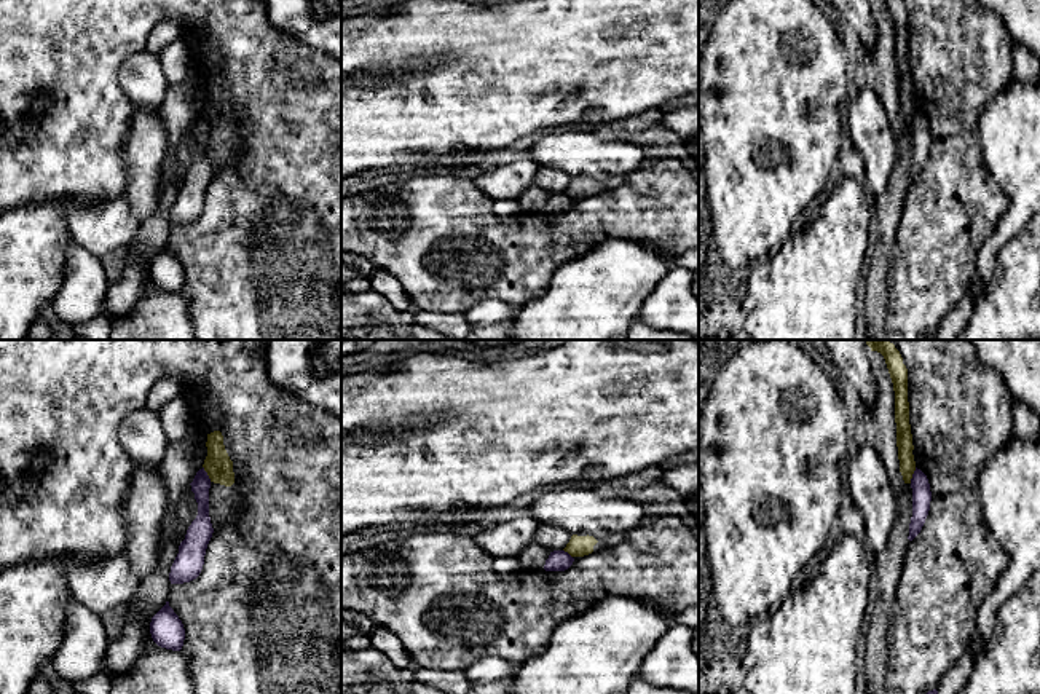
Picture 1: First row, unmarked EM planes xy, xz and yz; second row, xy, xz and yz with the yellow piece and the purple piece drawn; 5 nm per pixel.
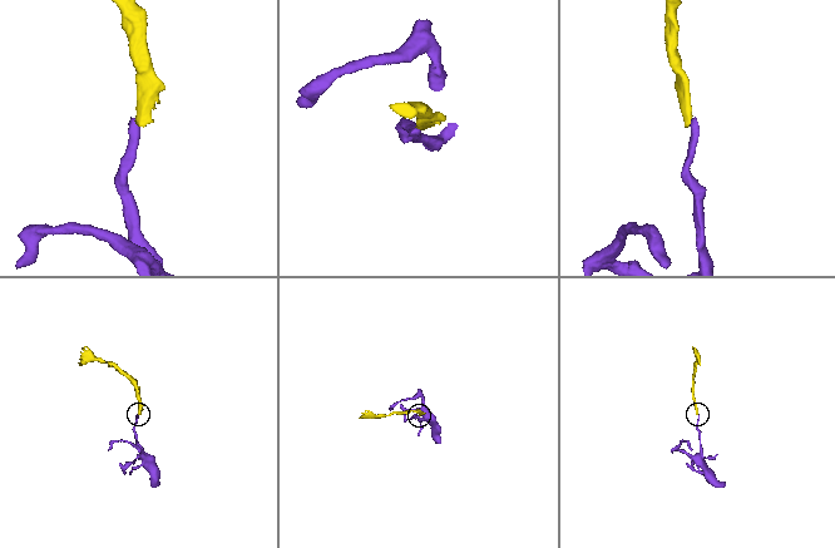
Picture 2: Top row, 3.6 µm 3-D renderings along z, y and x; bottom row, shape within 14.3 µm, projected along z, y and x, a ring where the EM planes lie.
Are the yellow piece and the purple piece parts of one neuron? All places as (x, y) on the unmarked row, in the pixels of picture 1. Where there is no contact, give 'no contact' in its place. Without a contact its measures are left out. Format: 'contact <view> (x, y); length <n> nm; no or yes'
contact yz (911, 118); length 90 nm; no

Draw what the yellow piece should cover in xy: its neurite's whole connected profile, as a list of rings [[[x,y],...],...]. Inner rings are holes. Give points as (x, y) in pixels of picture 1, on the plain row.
[[[222,75],[207,77],[206,89],[207,99],[203,110],[211,121],[209,160],[214,171],[212,179],[215,179],[219,171],[238,163],[242,153],[242,140],[234,126],[233,104],[225,93]]]

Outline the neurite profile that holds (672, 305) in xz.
[[[673,265],[646,297],[638,319],[651,327],[699,338],[699,300],[692,279],[694,271]]]

